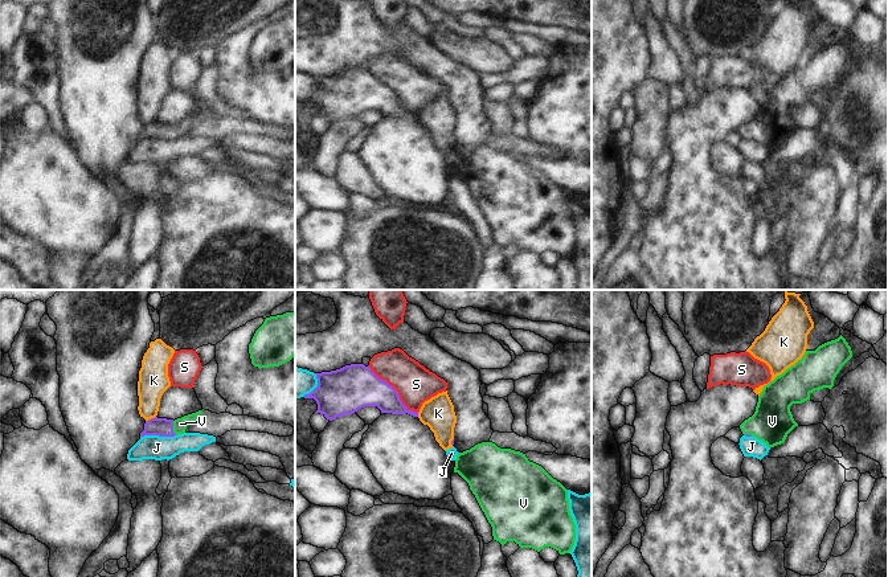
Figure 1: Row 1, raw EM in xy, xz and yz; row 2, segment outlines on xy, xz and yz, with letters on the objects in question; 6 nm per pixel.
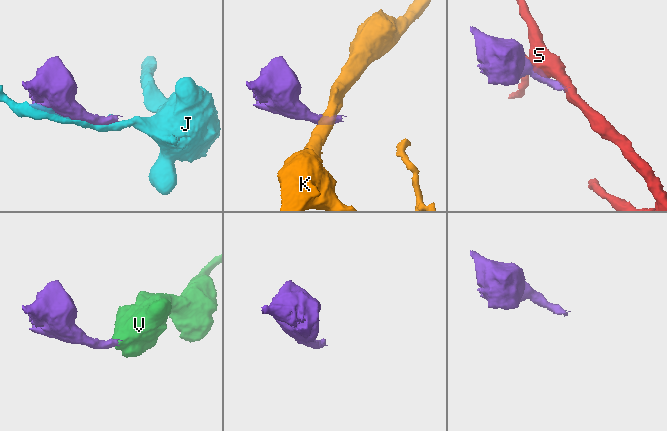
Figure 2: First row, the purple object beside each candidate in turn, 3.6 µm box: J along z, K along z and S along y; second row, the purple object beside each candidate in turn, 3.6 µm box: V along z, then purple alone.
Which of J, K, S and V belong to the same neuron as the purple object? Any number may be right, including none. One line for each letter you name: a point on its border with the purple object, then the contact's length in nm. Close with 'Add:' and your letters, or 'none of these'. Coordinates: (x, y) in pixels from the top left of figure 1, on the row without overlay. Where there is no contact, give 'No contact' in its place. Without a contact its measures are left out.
V: Touches purple at xy (172, 131). Shared border 90 nm
Add: V.

